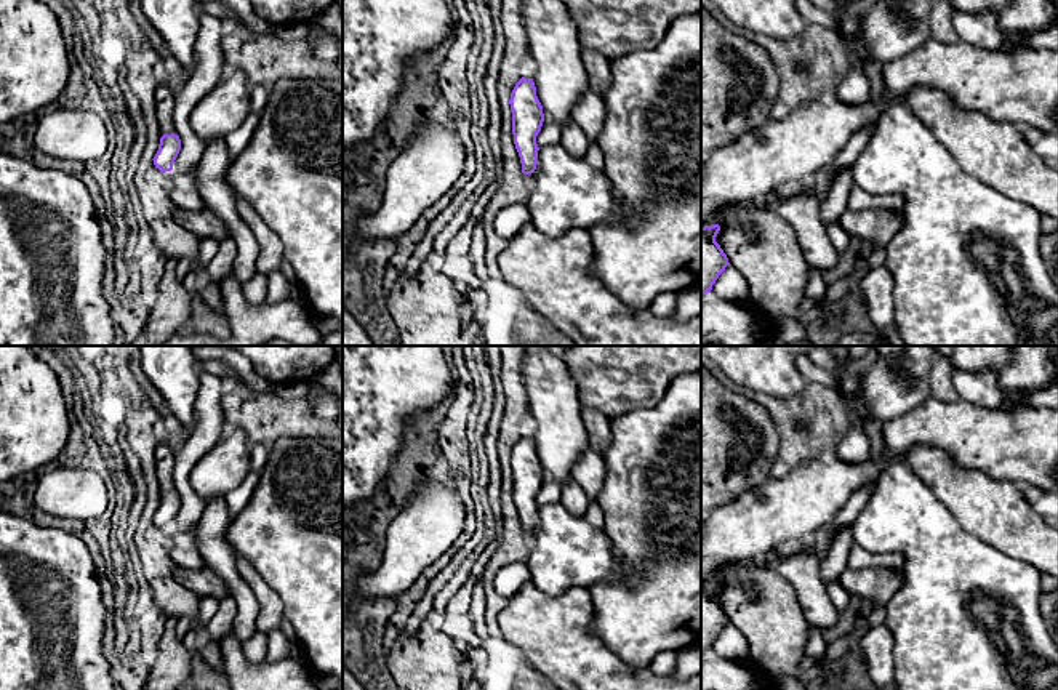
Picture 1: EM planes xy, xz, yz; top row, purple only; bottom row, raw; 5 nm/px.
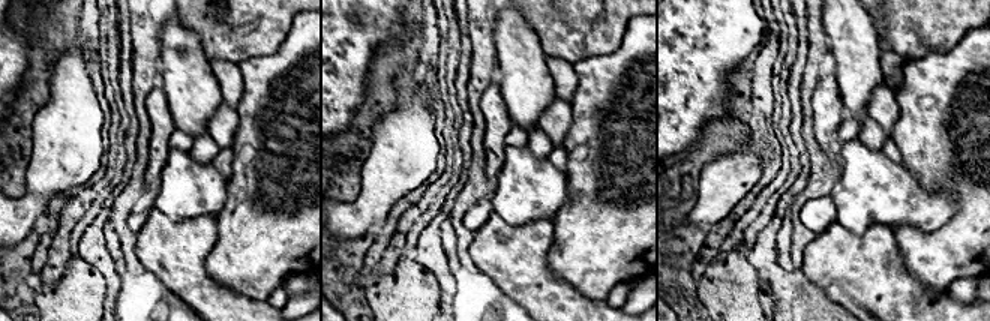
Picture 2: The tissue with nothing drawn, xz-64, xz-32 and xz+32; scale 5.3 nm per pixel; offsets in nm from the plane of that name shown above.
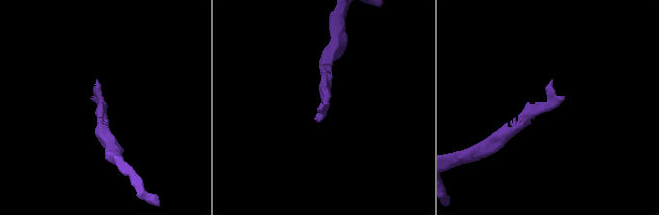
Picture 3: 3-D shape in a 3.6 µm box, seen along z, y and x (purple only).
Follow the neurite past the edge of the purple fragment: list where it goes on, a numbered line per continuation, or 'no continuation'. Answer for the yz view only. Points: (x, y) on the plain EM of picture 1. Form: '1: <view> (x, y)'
no continuation

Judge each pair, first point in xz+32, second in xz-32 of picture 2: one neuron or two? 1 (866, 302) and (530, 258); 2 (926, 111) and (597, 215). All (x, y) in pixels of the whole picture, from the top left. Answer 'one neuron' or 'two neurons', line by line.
1: one neuron
2: one neuron

